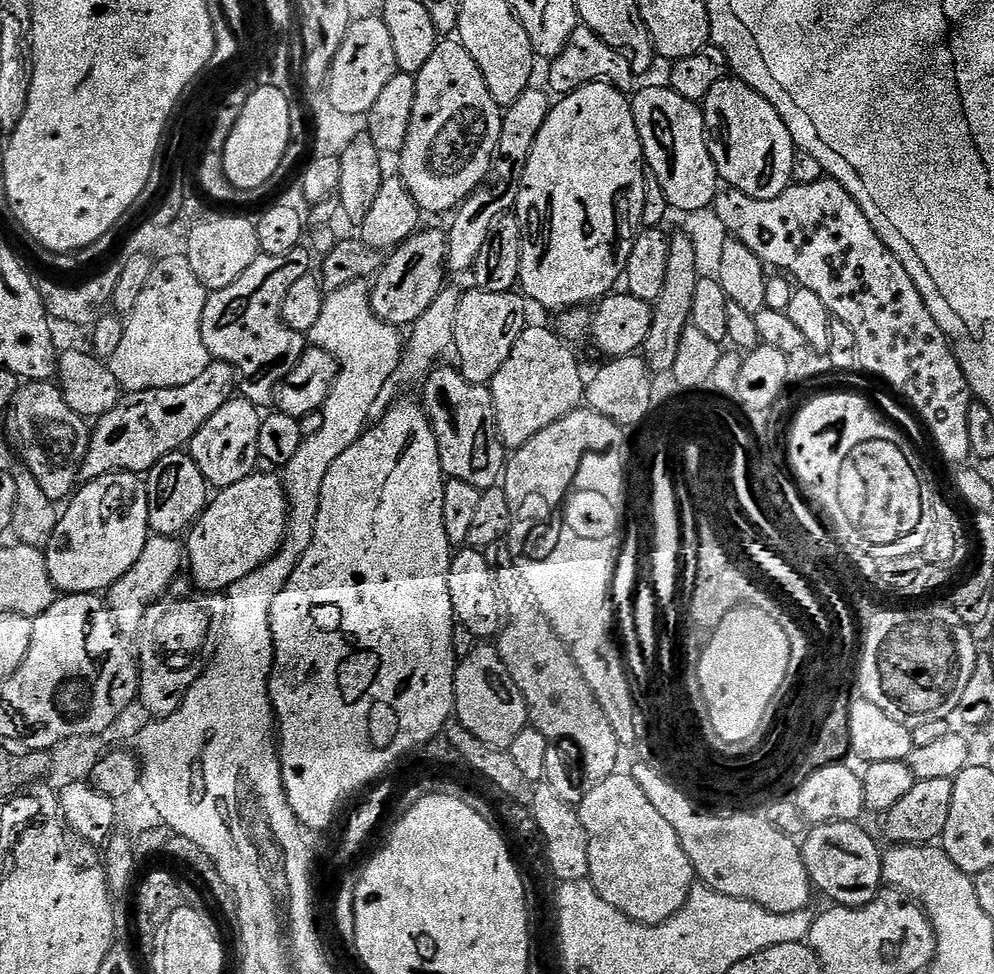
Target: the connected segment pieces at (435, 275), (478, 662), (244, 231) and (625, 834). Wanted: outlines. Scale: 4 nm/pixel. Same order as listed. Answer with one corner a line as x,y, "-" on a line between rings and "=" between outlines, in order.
426,228
416,231
405,244
395,249
389,255
392,257
383,261
380,271
374,277
376,285
373,283
370,288
372,309
376,317
385,320
387,324
413,325
426,313
446,285
447,235
436,228
=
481,643
470,658
457,663
454,716
474,738
501,750
507,749
522,729
529,727
528,707
522,690
518,690
510,670
506,670
506,662
502,662
500,653
491,643
=
216,216
213,220
204,220
192,228
188,236
186,255
190,262
190,270
198,274
209,293
222,290
250,266
256,257
261,255
256,225
244,216
=
613,774
595,781
592,789
589,792
587,789
580,797
578,811
590,842
588,880
601,898
610,902
610,906
631,920
655,926
671,918
688,901
694,887
692,863
674,826
670,826
670,822
666,822
666,818
662,818
654,806
650,806
650,798
642,794
638,782
634,782
630,774
620,775

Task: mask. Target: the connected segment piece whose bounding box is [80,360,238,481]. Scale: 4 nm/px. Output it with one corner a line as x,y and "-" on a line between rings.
212,360
186,386
155,388
121,395
120,400
105,416
95,421
88,437
88,453
80,474
85,481
97,479
111,472
146,474
166,454
181,451
191,445
194,434
228,400
233,399
238,381
235,370
226,362

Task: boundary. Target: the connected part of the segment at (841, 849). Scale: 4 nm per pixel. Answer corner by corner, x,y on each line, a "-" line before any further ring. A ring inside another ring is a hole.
835,820
829,824
817,824
807,829
802,840
800,853
808,876
812,880
813,889
832,899
831,903
846,908
861,908
866,906
882,890
884,884
884,857
882,848
876,845
876,840
863,828
863,823
851,820

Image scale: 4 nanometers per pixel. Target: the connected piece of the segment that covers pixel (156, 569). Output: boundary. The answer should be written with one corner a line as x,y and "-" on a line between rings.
149,535
145,549
142,550
134,566
131,566
126,574
118,578
106,592
106,603
121,632
139,633
144,626
148,607
156,603
167,592
173,580
181,575
185,560
185,549
177,537

